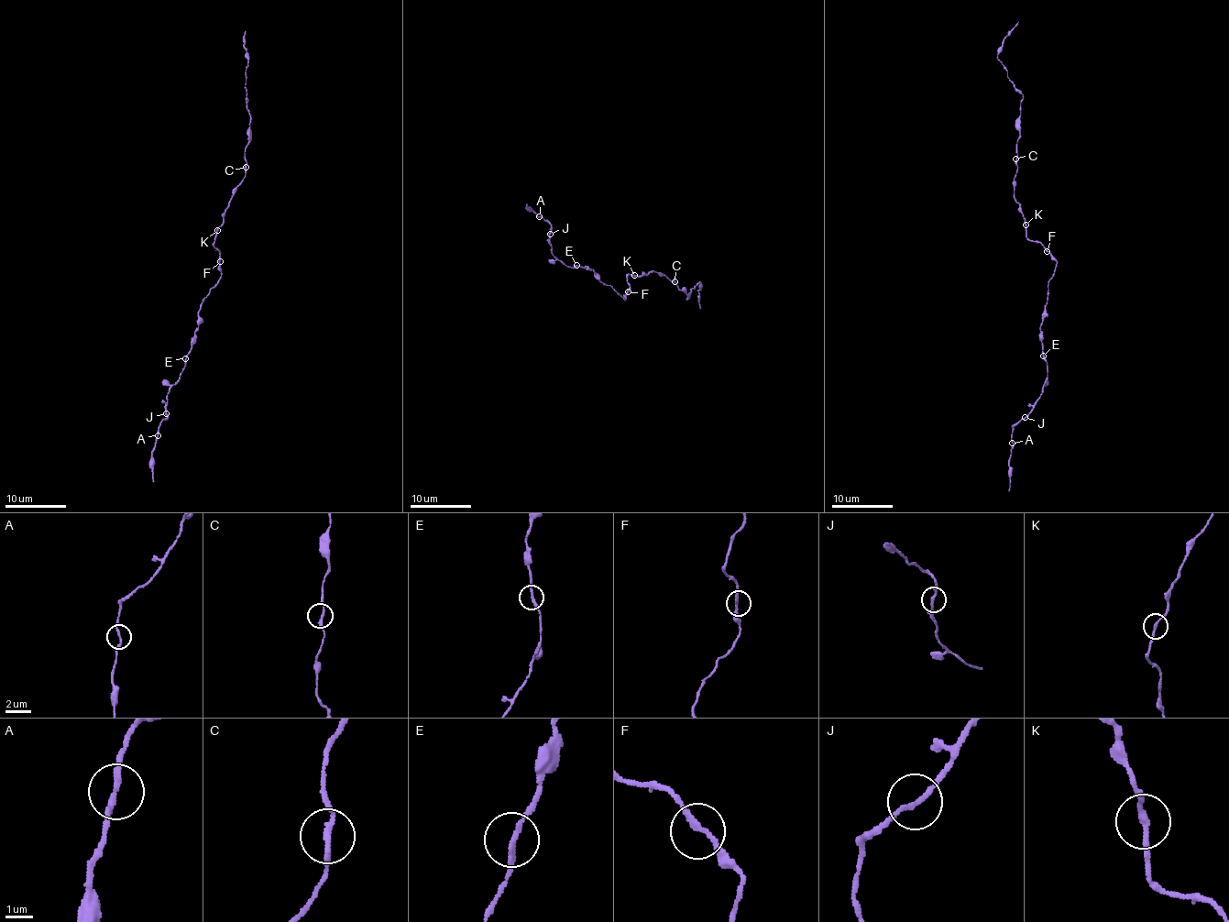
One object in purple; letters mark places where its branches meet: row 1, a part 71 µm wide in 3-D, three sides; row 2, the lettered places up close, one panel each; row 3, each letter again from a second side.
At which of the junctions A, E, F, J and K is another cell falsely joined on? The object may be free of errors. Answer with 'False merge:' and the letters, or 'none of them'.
False merge: none of them

